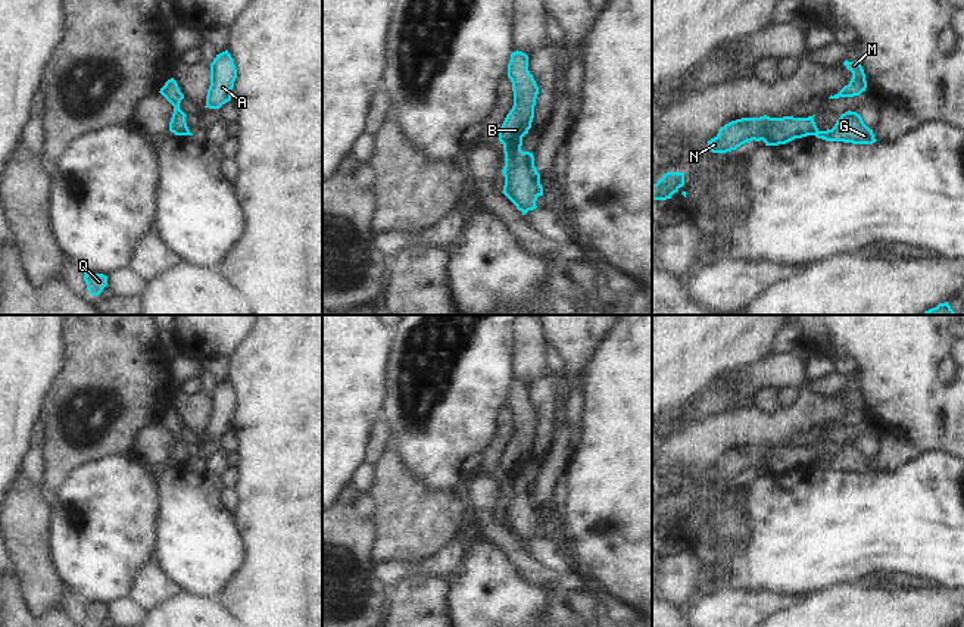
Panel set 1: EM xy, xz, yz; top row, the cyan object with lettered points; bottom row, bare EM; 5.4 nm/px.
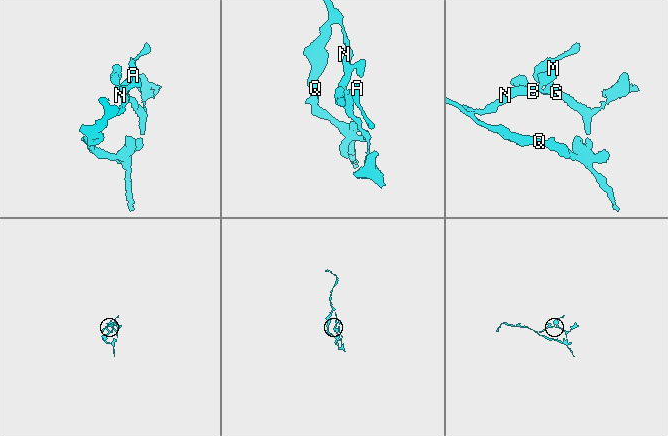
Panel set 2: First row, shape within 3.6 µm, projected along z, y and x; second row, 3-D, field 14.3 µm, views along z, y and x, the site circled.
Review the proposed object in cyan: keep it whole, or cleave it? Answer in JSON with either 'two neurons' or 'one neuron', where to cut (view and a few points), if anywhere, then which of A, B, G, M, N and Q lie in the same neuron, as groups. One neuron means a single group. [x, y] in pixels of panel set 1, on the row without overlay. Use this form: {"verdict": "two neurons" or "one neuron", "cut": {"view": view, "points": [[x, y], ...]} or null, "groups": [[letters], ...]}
{"verdict": "two neurons", "cut": {"view": "xz", "points": [[520, 476], [515, 476], [505, 484]]}, "groups": [["A", "G"], ["B", "M", "N", "Q"]]}

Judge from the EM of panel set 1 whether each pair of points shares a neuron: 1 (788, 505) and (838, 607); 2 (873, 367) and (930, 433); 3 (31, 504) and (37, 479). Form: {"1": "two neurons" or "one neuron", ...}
{"1": "two neurons", "2": "one neuron", "3": "two neurons"}

